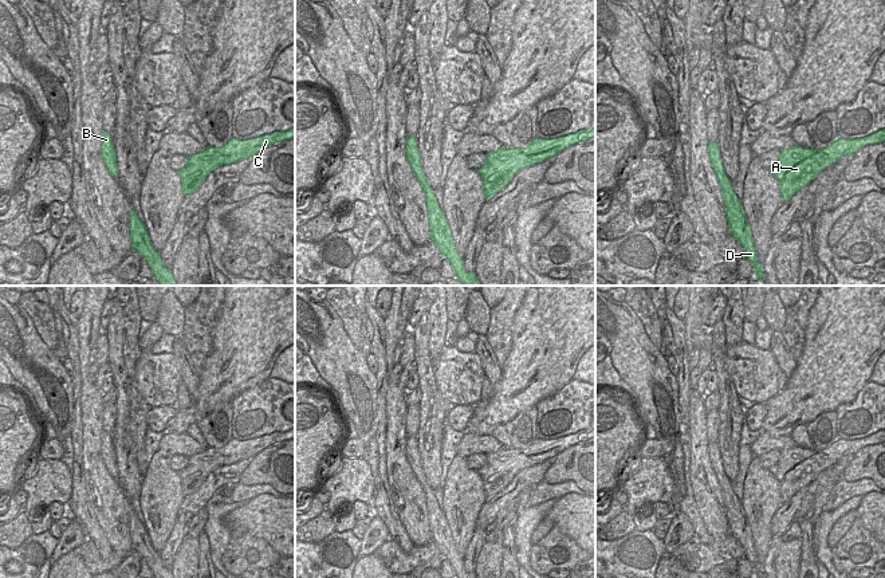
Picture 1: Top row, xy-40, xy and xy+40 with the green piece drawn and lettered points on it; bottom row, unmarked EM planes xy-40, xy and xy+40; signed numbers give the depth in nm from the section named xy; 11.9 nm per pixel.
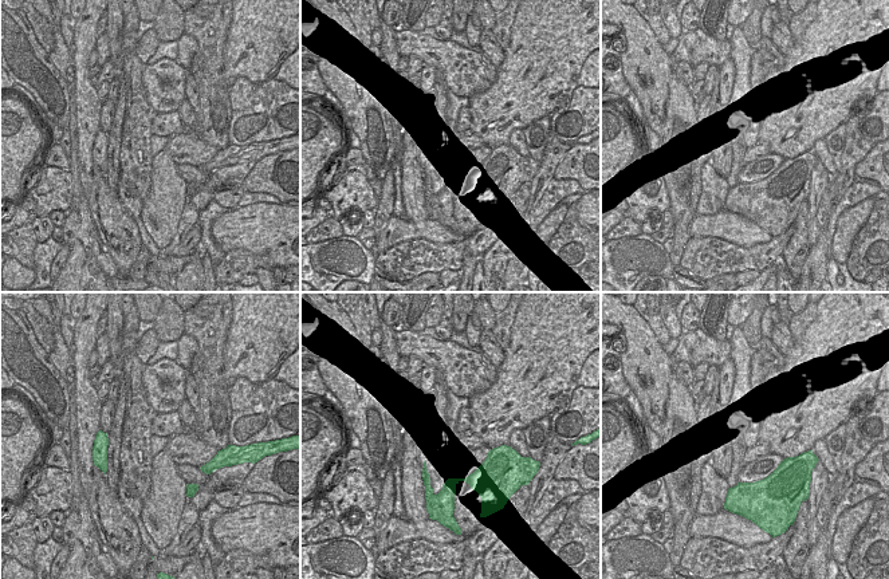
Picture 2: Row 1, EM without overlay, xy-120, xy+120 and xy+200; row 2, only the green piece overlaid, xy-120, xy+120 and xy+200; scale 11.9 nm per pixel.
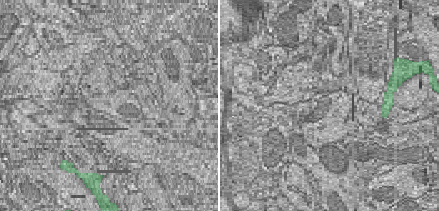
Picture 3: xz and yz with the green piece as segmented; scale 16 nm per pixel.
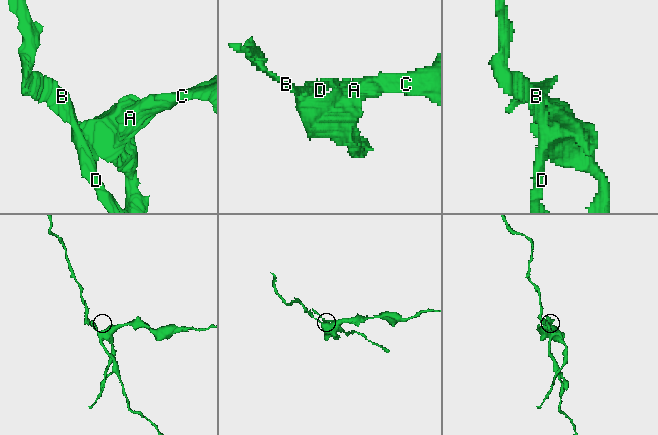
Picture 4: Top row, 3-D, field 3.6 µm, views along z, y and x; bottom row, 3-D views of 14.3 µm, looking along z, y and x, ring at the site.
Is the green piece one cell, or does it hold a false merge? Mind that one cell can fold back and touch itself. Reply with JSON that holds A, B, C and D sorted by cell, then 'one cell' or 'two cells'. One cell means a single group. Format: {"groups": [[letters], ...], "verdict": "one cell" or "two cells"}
{"groups": [["A", "C"], ["B", "D"]], "verdict": "two cells"}

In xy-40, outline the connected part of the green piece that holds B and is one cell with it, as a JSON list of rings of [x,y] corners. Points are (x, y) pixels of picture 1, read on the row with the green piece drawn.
[[[102,131],[102,146],[101,146],[101,157],[113,177],[118,177],[118,168],[117,168],[117,154],[114,149],[113,137],[110,133]]]

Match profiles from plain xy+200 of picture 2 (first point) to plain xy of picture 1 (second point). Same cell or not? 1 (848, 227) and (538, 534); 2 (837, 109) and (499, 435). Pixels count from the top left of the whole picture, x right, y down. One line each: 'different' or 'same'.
1: same
2: different

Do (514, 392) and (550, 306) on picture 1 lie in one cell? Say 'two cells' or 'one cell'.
one cell

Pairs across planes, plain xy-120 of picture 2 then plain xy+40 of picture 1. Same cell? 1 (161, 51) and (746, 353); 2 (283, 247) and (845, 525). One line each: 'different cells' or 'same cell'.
1: different cells
2: different cells

